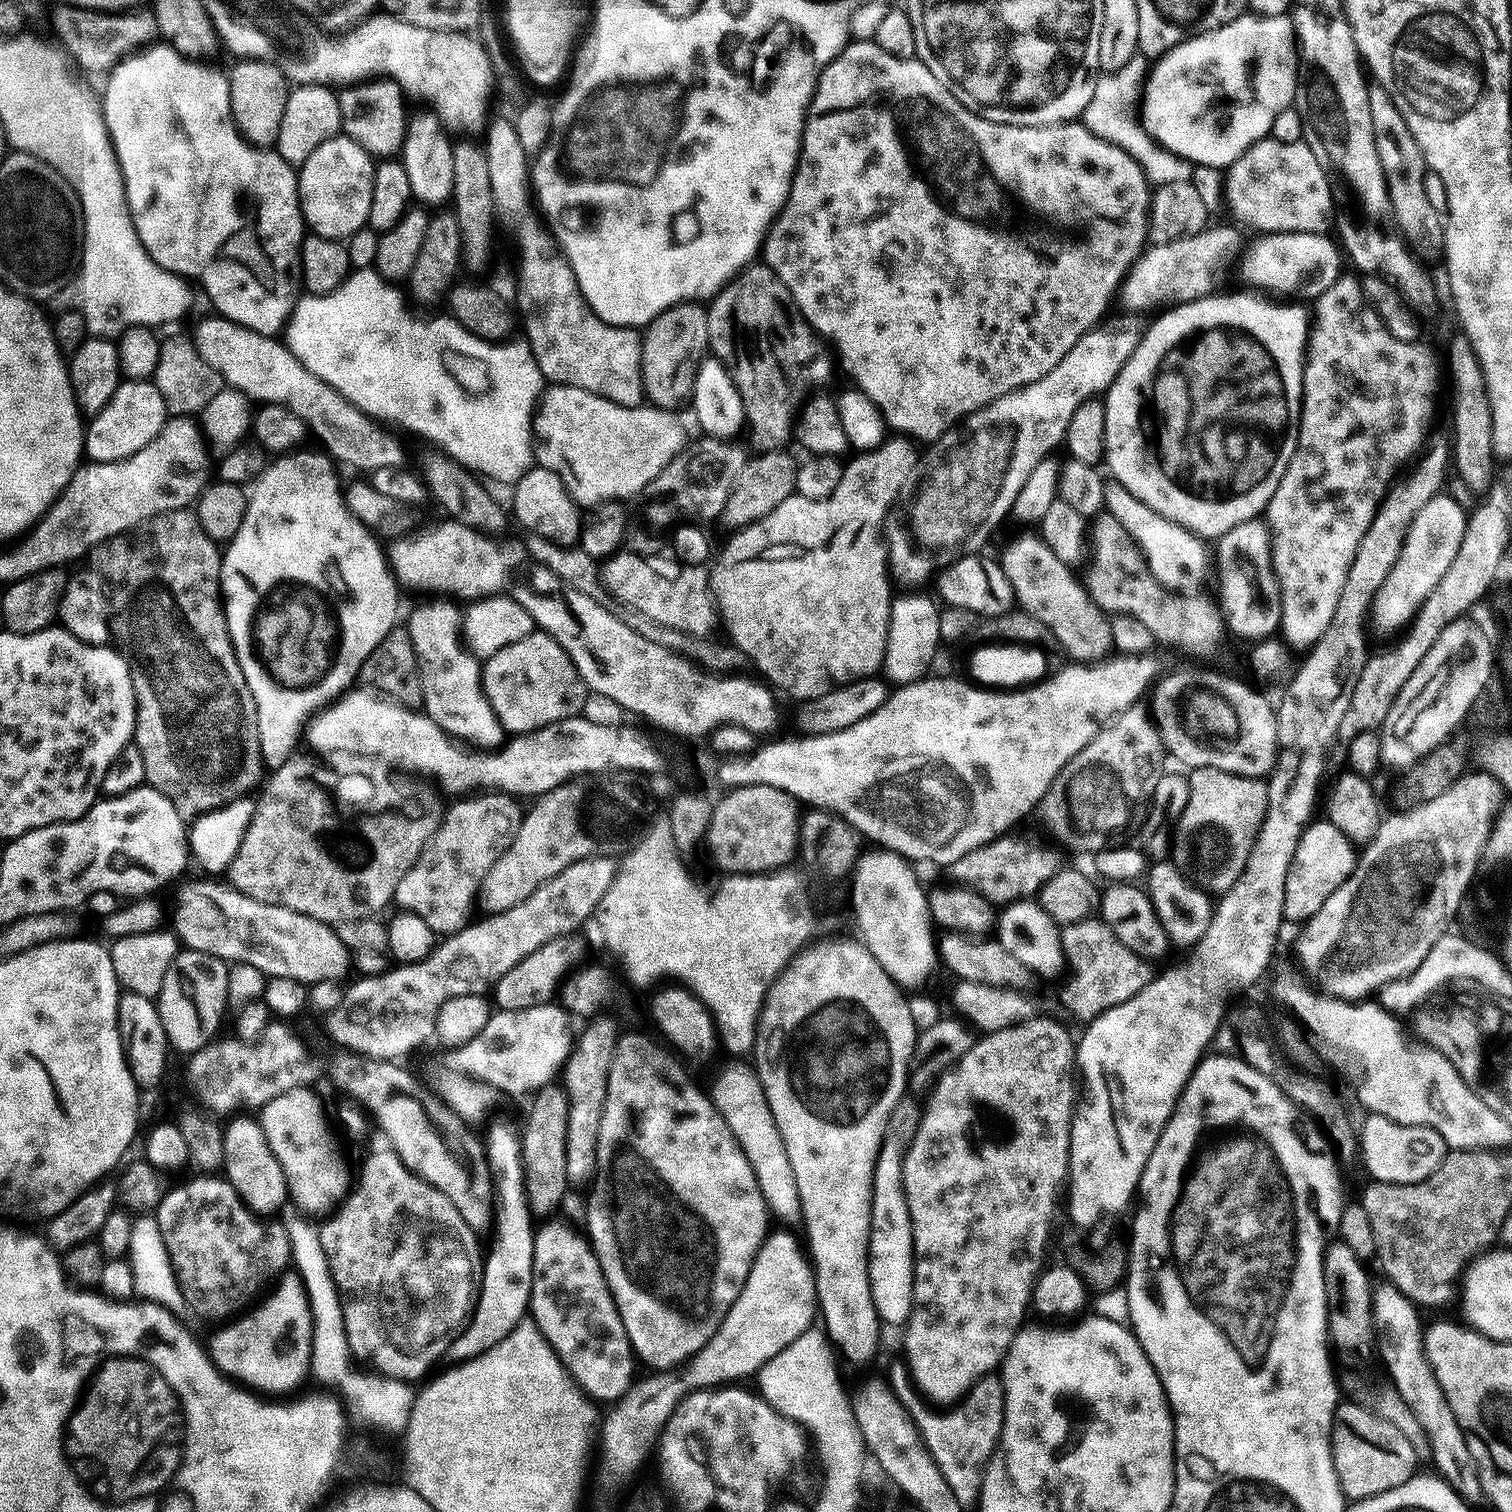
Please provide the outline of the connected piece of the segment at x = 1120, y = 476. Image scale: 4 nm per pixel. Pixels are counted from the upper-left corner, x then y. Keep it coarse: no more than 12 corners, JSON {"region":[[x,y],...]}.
{"region":[[1177,303],[1103,397],[1104,460],[1200,538],[1267,509],[1310,312]]}

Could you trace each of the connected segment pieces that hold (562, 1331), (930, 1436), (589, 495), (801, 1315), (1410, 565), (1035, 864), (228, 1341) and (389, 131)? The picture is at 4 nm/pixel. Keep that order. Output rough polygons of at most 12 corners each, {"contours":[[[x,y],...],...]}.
{"contours":[[[534,1232],[528,1312],[589,1401],[638,1361],[592,1245]],[[907,1363],[888,1376],[958,1502],[980,1499],[1004,1428],[1003,1379],[989,1374],[937,1410]],[[543,389],[537,465],[581,509],[639,497],[686,447],[675,411]],[[769,1231],[686,1373],[698,1390],[755,1377],[813,1327],[801,1241]],[[1426,502],[1372,602],[1371,627],[1403,629],[1458,554],[1466,510]],[[1002,835],[947,865],[994,906],[1035,897],[1054,849]],[[299,1272],[217,1328],[212,1363],[264,1394],[309,1375]],[[391,78],[339,89],[340,126],[373,158],[404,147],[406,93]]]}

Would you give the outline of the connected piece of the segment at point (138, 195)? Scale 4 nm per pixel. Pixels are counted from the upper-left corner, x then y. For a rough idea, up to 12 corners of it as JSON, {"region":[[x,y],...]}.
{"region":[[156,42],[98,107],[140,244],[271,338],[302,292],[297,169],[228,78]]}

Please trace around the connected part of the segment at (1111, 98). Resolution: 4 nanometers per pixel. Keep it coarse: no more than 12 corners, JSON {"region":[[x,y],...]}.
{"region":[[1132,64],[1097,79],[1082,122],[1131,154],[1151,185],[1192,180],[1193,165],[1128,119],[1144,78]]}

